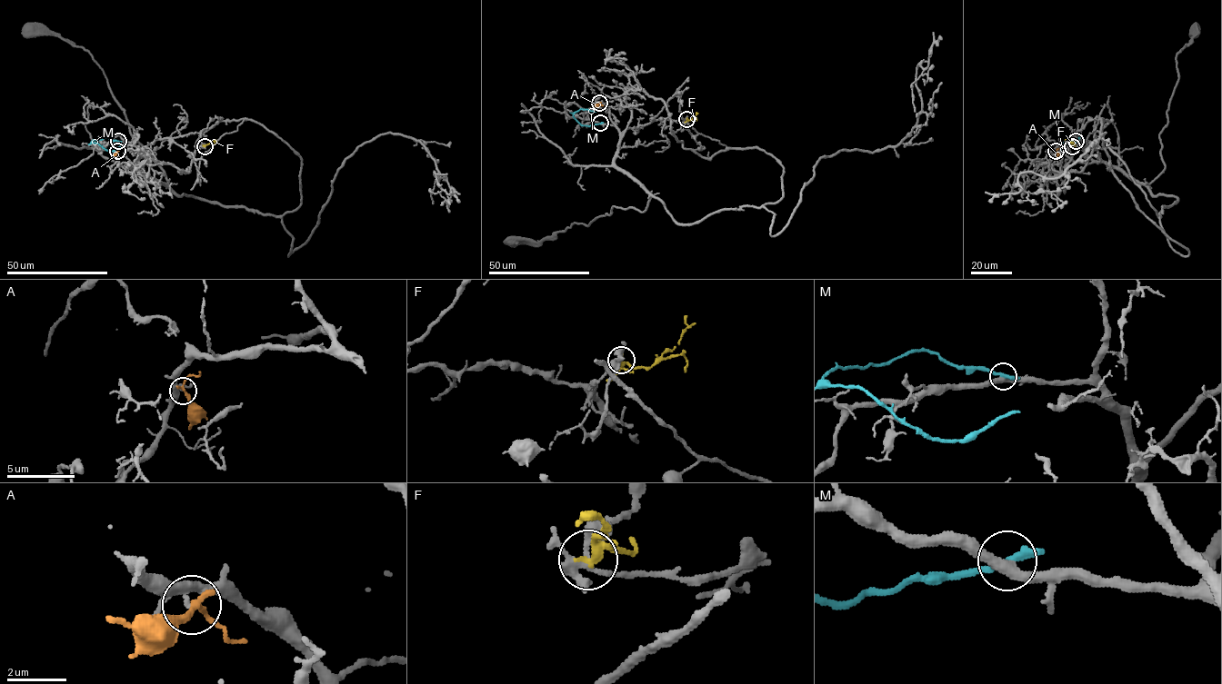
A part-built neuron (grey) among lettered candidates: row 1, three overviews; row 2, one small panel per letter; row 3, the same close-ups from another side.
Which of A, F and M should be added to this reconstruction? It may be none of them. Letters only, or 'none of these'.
F

